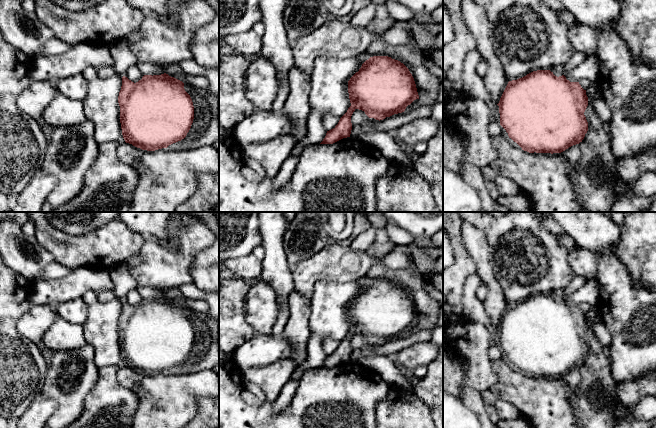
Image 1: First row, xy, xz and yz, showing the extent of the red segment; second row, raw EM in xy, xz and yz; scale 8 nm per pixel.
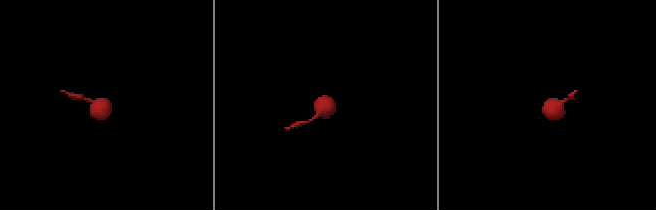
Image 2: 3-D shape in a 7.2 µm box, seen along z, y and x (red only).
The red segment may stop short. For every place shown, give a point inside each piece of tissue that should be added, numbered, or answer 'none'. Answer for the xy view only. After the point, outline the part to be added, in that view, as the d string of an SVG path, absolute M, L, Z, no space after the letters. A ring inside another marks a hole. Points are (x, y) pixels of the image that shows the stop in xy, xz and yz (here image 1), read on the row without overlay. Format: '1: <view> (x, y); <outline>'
1: xy (204, 354); M184 308L194 330L194 343L189 356L181 365L167 371L171 375L197 373L219 366L219 325L208 314Z

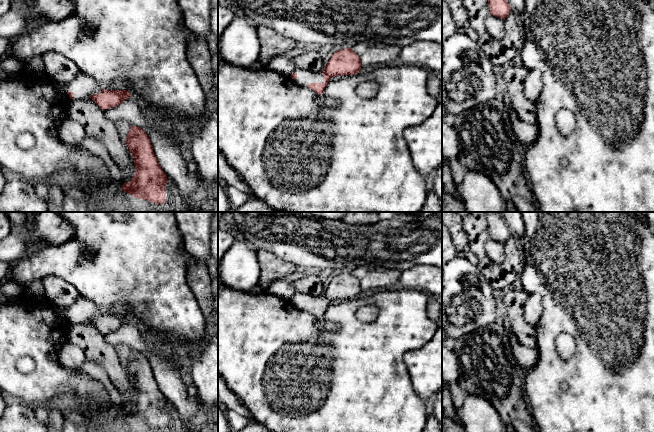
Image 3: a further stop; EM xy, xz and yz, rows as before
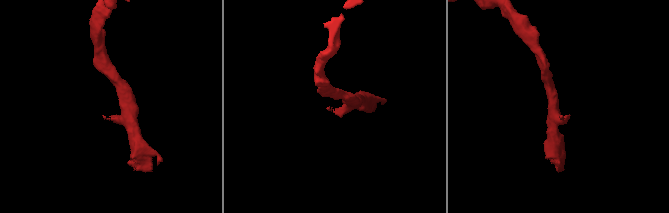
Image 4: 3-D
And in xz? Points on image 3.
1: xz (304, 301); M295 293L294 296L297 299L295 306L302 311L308 312L310 307L323 307L323 298L320 296L306 295L302 293Z

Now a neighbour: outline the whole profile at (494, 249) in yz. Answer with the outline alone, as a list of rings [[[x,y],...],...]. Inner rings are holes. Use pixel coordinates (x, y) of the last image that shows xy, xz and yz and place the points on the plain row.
[[[491,238],[485,243],[485,251],[487,256],[494,262],[501,264],[505,259],[505,244],[495,241]]]

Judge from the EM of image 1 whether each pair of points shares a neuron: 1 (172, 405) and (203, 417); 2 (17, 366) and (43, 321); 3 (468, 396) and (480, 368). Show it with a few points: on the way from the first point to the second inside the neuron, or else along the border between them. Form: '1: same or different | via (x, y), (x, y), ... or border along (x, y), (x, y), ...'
1: different | border along (208, 396), (198, 399), (198, 410), (193, 417)
2: different | border along (17, 323), (16, 329), (36, 344)
3: different | border along (467, 386), (476, 389), (480, 393)

